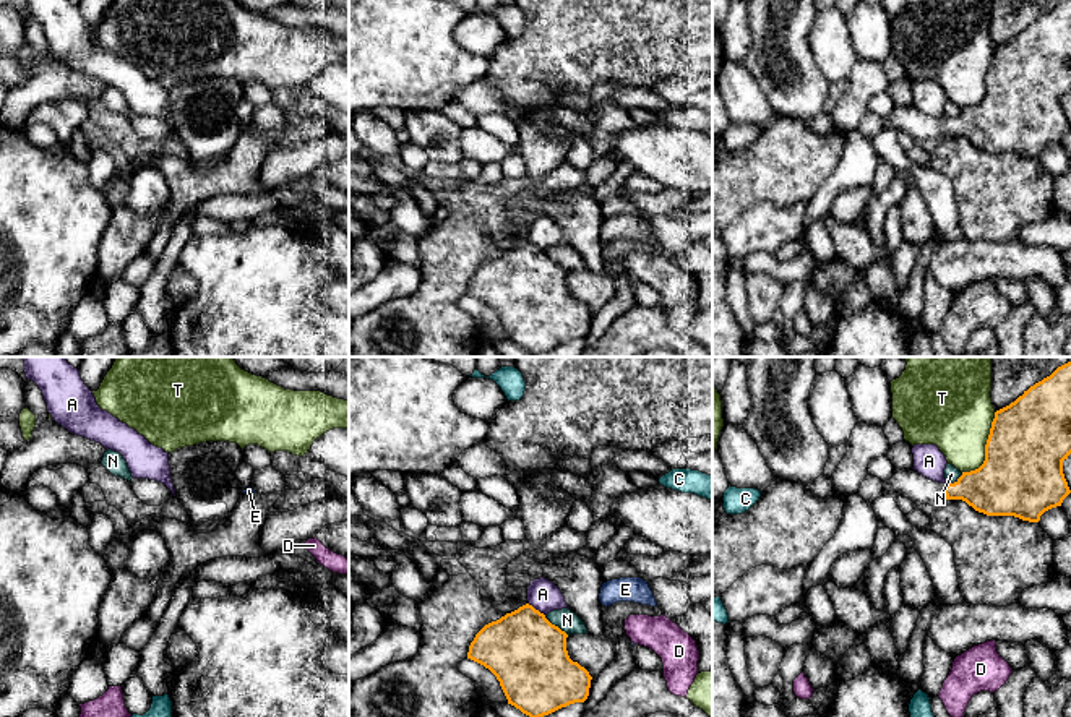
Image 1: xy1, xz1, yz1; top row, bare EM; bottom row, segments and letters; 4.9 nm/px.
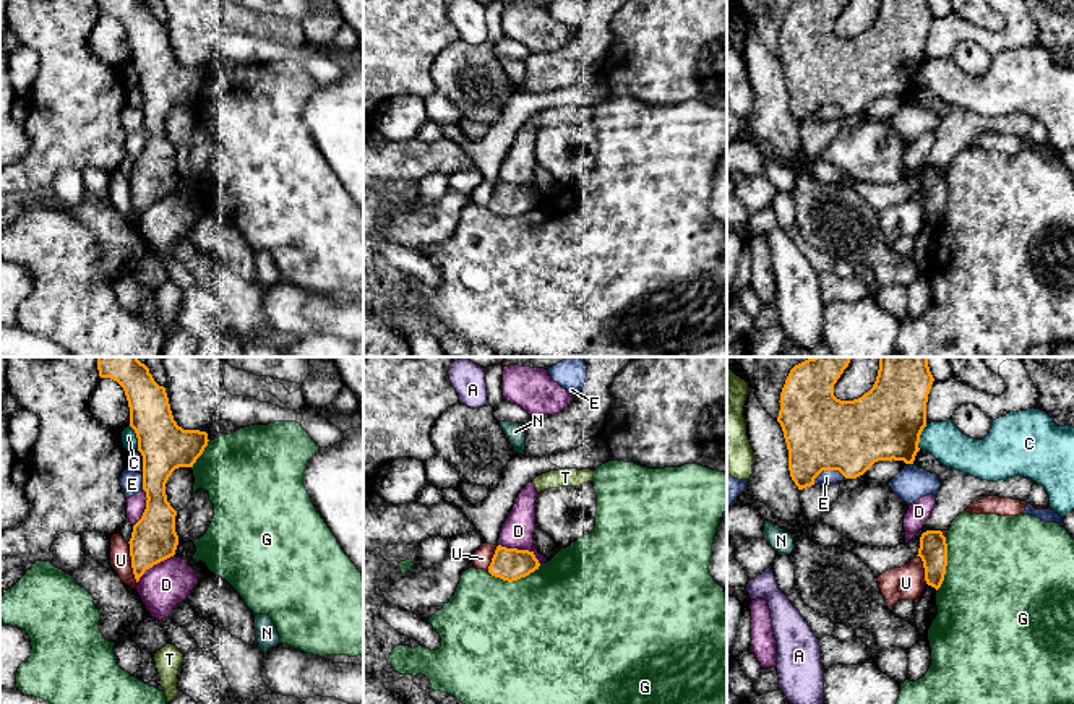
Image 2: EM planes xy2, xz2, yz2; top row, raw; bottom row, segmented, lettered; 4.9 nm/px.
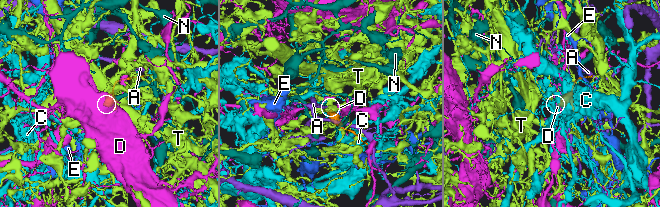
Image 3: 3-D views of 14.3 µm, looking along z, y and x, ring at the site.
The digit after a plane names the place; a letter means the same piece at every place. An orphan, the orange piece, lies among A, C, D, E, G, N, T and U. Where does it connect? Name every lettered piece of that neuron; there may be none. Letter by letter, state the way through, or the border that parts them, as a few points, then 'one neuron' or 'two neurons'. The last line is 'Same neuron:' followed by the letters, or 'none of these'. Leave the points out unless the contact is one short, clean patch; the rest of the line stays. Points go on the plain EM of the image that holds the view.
A: border xz1 (528, 240), (544, 252); two neurons
C: border yz2 (927, 60), (920, 72), (919, 85); two neurons
D: two neurons
E: two neurons
G: two neurons
N: border xz1 (544, 252), (568, 271); two neurons
T: two neurons
U: border xy2 (127, 179), (130, 203), (137, 219); two neurons
Same neuron: none of these

